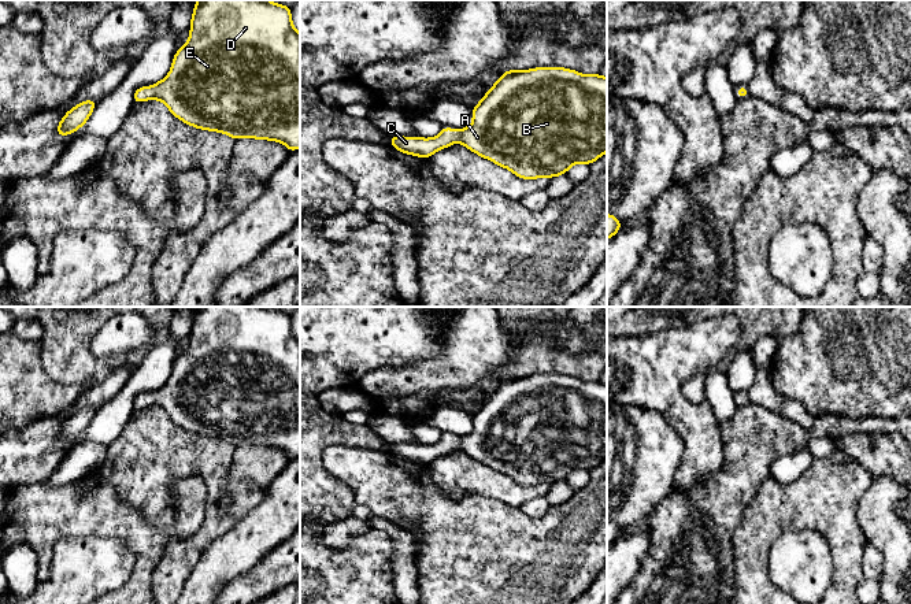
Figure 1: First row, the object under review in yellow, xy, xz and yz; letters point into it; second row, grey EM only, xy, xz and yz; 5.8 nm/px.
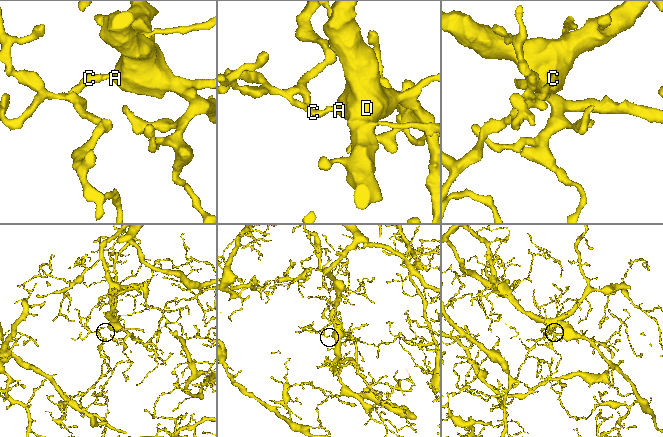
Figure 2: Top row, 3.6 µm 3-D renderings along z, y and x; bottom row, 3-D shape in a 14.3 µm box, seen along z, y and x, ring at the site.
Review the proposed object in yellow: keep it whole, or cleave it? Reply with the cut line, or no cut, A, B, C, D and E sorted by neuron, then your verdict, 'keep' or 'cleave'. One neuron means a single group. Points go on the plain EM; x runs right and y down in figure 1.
no cut; A B C D E; keep

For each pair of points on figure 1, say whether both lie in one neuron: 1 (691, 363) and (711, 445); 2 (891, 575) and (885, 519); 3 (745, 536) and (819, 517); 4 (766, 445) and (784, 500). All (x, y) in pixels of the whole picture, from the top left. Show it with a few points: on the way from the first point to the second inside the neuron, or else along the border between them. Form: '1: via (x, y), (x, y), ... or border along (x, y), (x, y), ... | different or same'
1: via (676, 384), (676, 407), (693, 425) | same
2: via (891, 562), (889, 533) | same
3: via (763, 525), (771, 517), (802, 517) | same
4: border along (770, 475), (762, 482), (750, 501) | different

